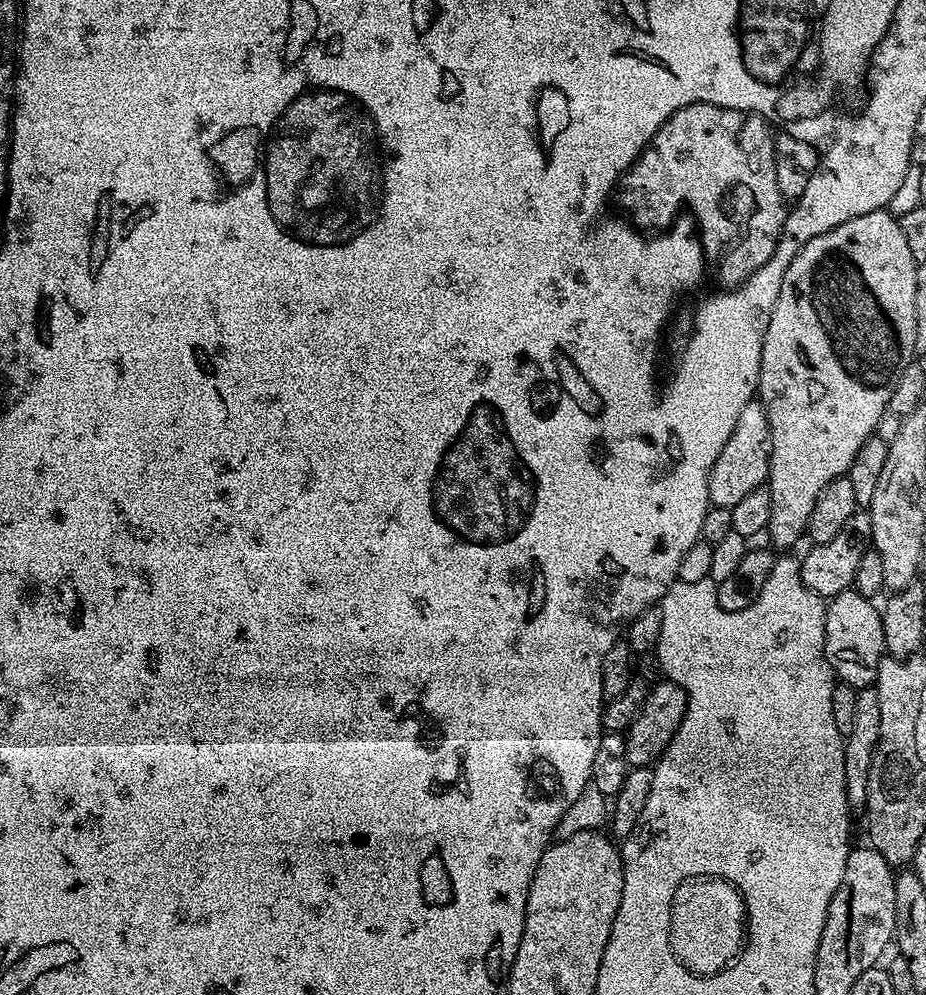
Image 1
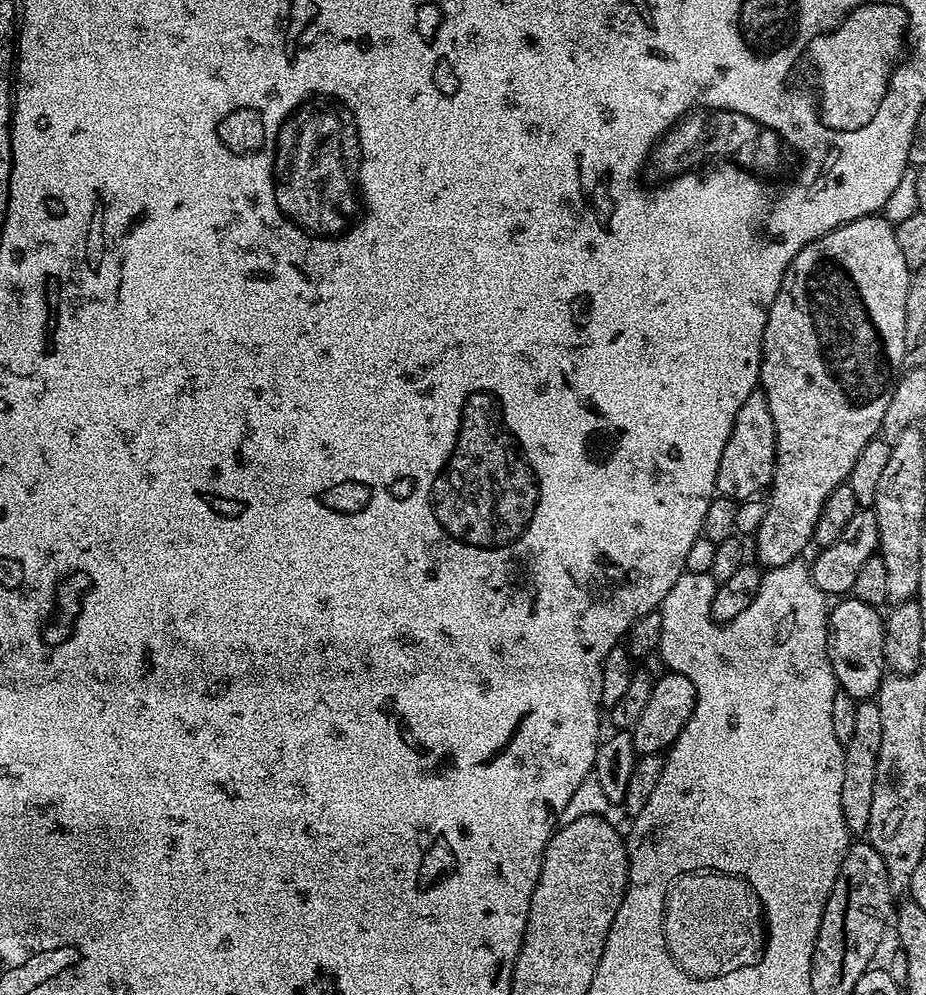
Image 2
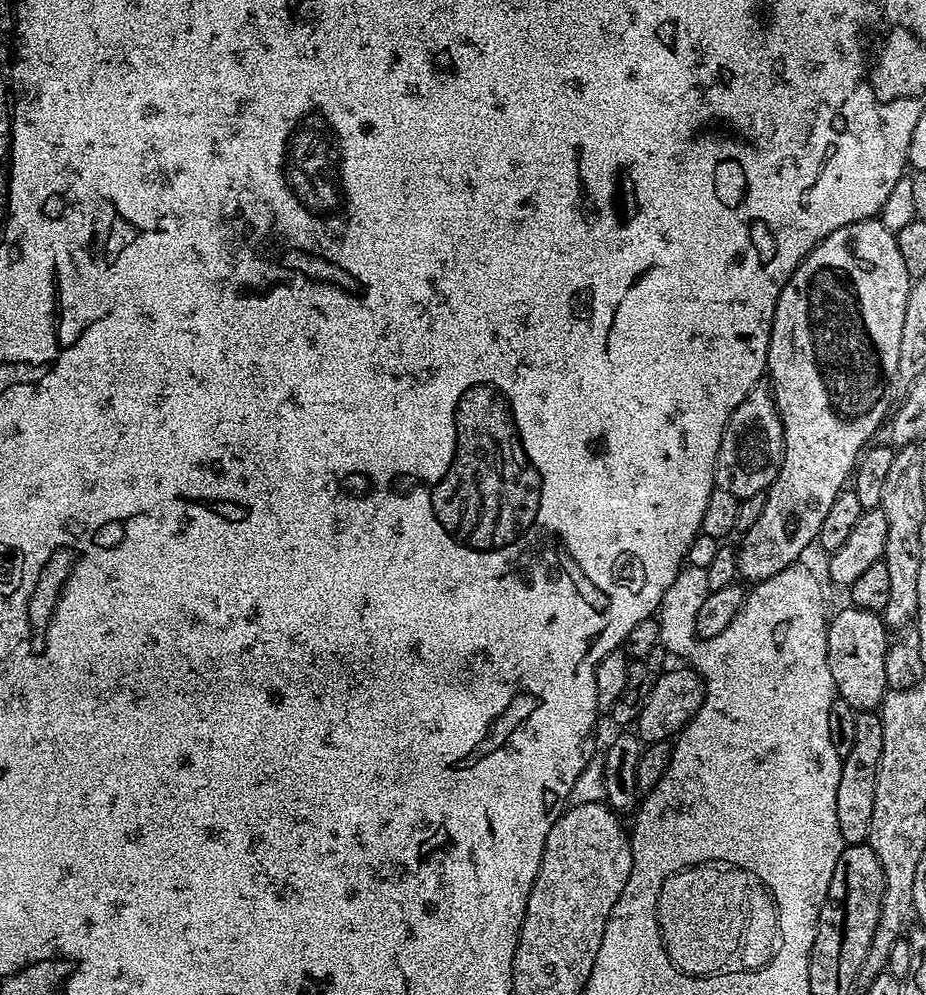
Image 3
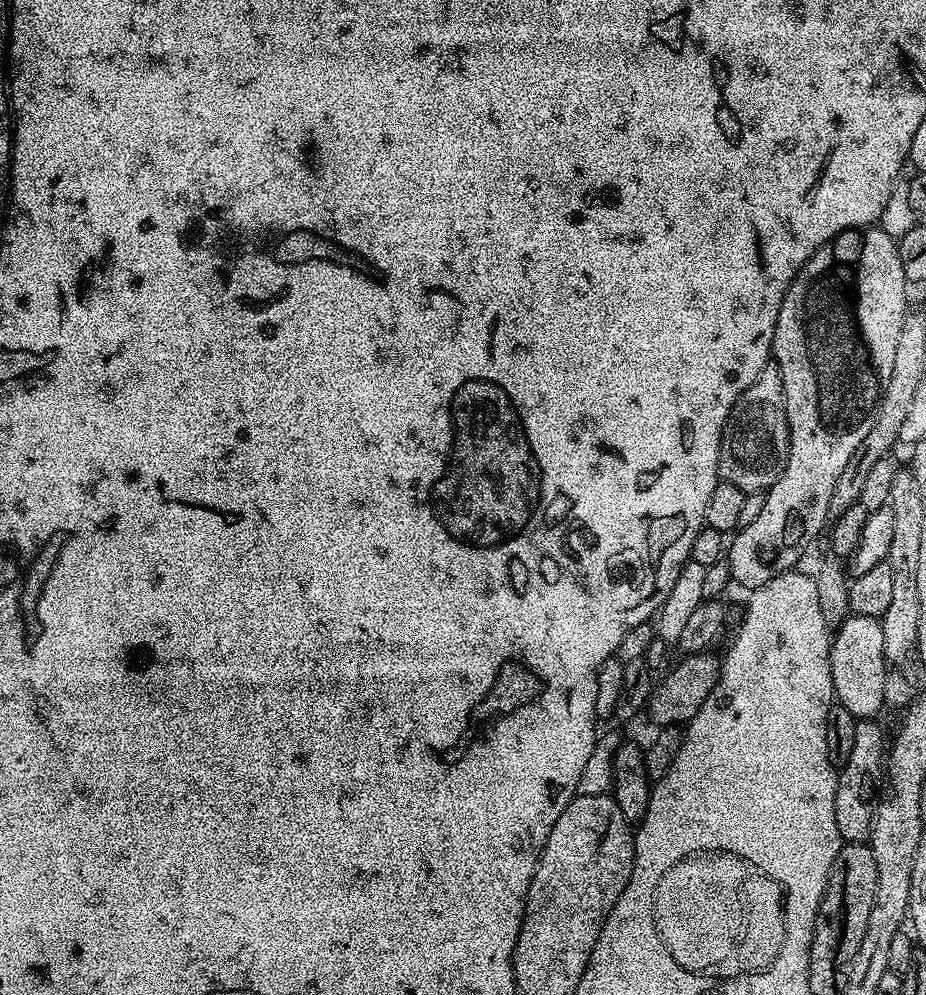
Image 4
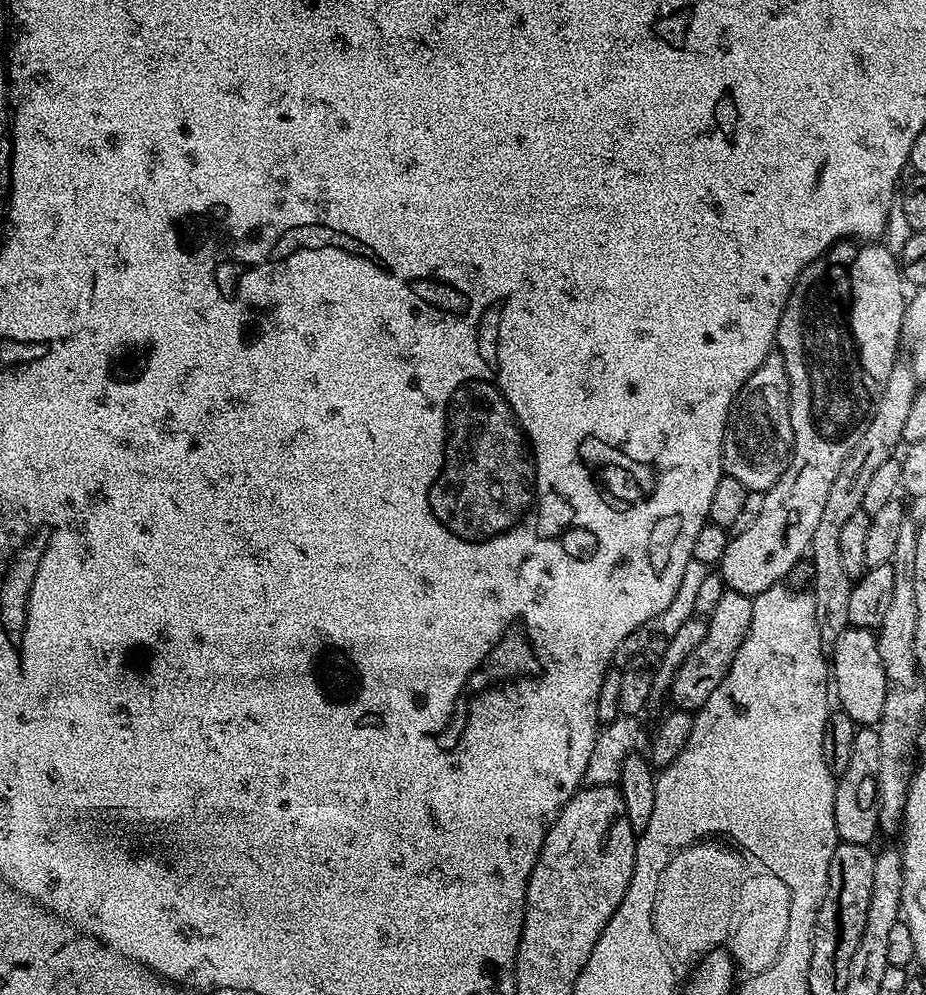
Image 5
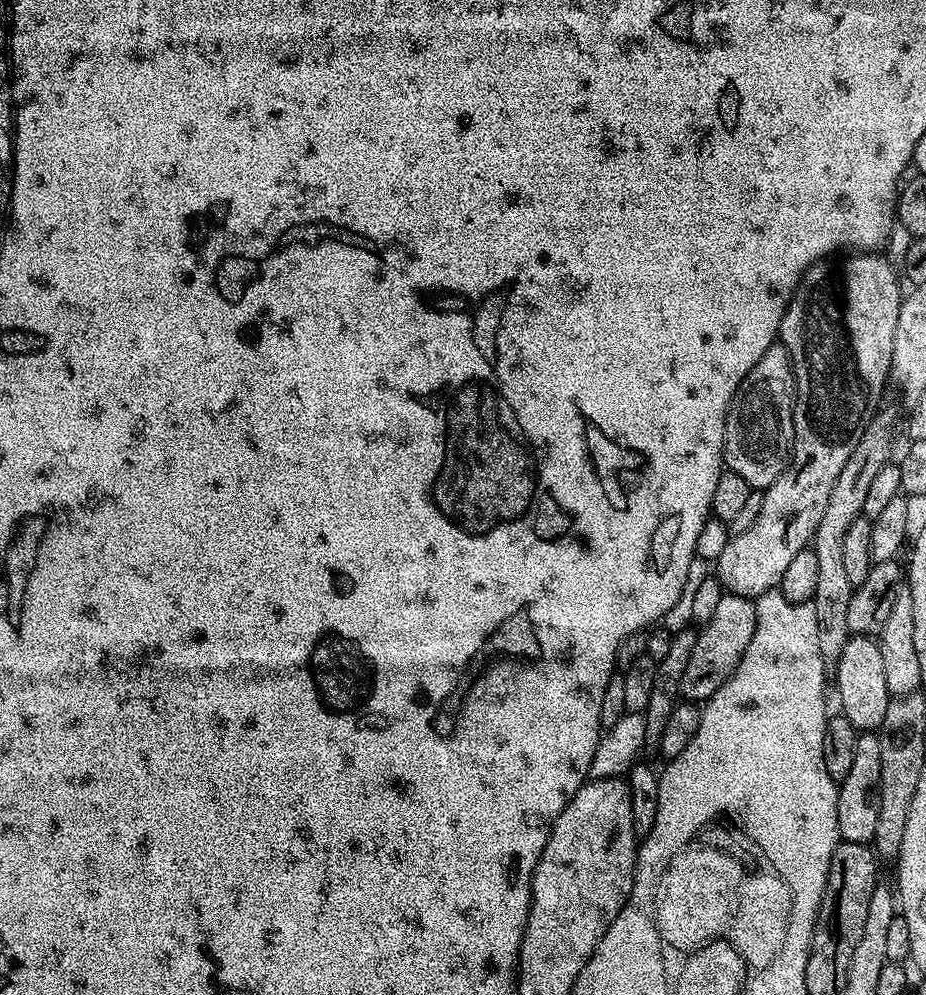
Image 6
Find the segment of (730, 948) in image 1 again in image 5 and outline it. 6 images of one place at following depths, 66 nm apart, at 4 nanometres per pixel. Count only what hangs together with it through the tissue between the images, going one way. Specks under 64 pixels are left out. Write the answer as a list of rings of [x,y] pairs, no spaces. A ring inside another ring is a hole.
[[[697,842],[683,848],[660,875],[652,921],[660,943],[674,956],[676,952],[677,961],[696,962],[708,952],[723,949],[720,940],[724,940],[724,932],[728,932],[728,916],[732,916],[732,892],[736,892],[736,880],[740,880],[740,864],[736,864],[736,860],[741,853],[731,847],[723,848],[720,844],[712,843],[720,842]]]

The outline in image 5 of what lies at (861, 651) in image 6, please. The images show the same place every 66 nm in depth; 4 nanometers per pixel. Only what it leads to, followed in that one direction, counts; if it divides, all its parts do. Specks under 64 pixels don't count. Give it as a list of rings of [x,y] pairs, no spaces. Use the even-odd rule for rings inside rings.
[[[853,628],[842,633],[838,642],[830,652],[830,680],[834,685],[834,696],[840,699],[839,707],[857,726],[875,726],[882,718],[882,706],[886,702],[886,694],[890,687],[886,678],[886,670],[882,670],[882,658],[878,655],[876,632],[870,628]]]

